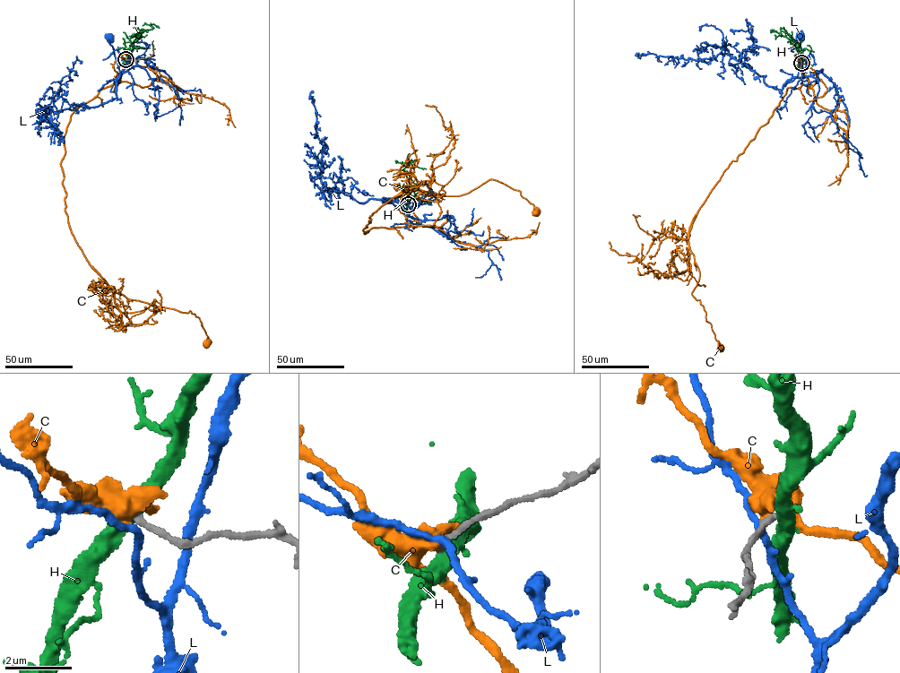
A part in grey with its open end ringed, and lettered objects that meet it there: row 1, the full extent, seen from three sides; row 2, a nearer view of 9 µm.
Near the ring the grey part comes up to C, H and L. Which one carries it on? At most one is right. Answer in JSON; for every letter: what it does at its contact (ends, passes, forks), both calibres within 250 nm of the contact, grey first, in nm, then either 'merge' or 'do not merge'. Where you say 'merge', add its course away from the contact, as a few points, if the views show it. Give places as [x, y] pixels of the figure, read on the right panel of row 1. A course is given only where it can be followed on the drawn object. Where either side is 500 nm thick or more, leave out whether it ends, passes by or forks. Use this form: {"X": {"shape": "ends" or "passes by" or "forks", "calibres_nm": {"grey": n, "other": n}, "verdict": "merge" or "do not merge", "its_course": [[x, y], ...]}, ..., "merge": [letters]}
{"C": {"calibres_nm": {"grey": 190, "other": 500}, "verdict": "do not merge"}, "H": {"shape": "passes by", "calibres_nm": {"grey": 190, "other": 440}, "verdict": "do not merge"}, "L": {"shape": "passes by", "calibres_nm": {"grey": 220, "other": 190}, "verdict": "do not merge"}, "merge": []}

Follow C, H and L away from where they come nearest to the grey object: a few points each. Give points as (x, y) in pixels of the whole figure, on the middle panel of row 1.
C: (408, 204), (414, 228), (364, 233), (410, 190), (458, 196), (489, 179), (520, 191), (535, 213)
H: (408, 204), (411, 196), (403, 188), (409, 186), (404, 168), (415, 159), (414, 164), (426, 169)
L: (408, 204), (413, 209), (409, 215), (404, 208), (388, 200)

